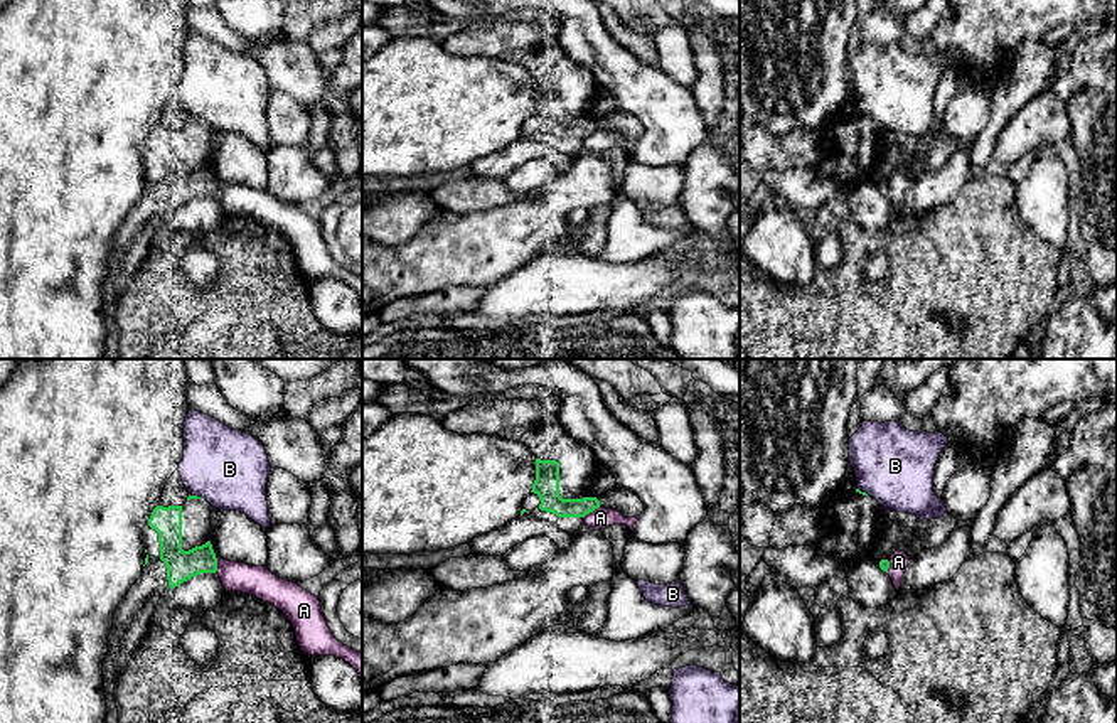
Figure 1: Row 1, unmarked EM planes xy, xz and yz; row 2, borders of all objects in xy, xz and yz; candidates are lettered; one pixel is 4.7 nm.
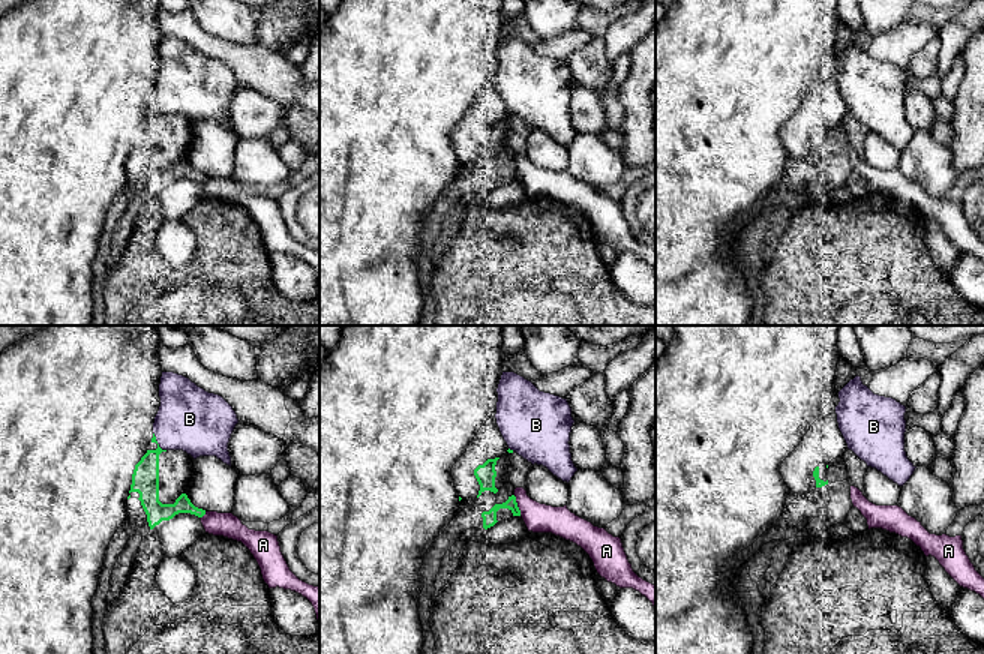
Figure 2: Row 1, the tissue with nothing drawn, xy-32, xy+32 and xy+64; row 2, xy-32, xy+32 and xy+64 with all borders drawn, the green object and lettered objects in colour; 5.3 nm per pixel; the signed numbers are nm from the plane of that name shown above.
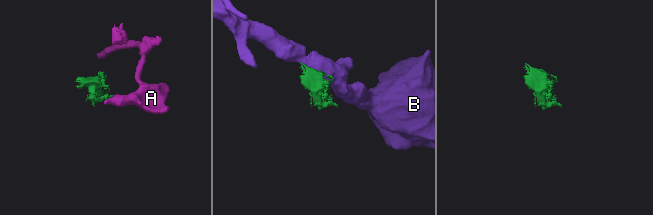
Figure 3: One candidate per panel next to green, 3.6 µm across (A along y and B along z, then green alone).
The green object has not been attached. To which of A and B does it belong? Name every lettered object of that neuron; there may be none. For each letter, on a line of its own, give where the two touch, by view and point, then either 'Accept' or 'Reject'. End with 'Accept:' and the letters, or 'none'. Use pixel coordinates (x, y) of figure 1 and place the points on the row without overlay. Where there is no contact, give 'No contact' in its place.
A: Touches green at xy (216, 186). Reject
B: Touches green at xy (196, 118). Reject
Accept: none

